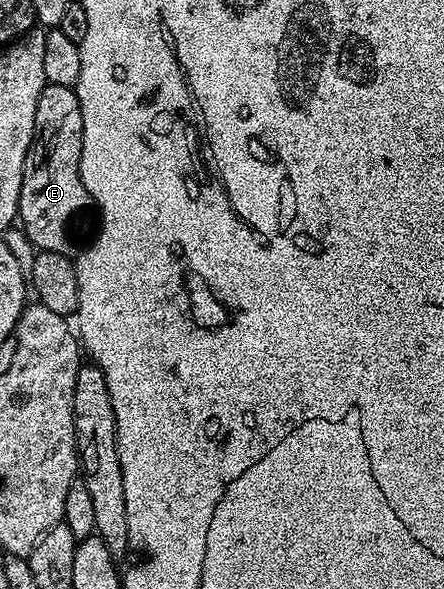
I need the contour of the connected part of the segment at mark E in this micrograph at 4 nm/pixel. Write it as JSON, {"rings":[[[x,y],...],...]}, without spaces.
{"rings":[[[46,83],[43,93],[39,93],[39,101],[35,105],[35,129],[33,144],[23,165],[23,181],[17,202],[19,223],[25,226],[25,235],[34,243],[37,251],[63,253],[73,257],[82,250],[83,243],[77,238],[81,235],[81,226],[85,223],[85,214],[91,211],[91,200],[79,173],[81,160],[81,142],[83,141],[83,113],[79,105],[79,97],[72,87]]]}

